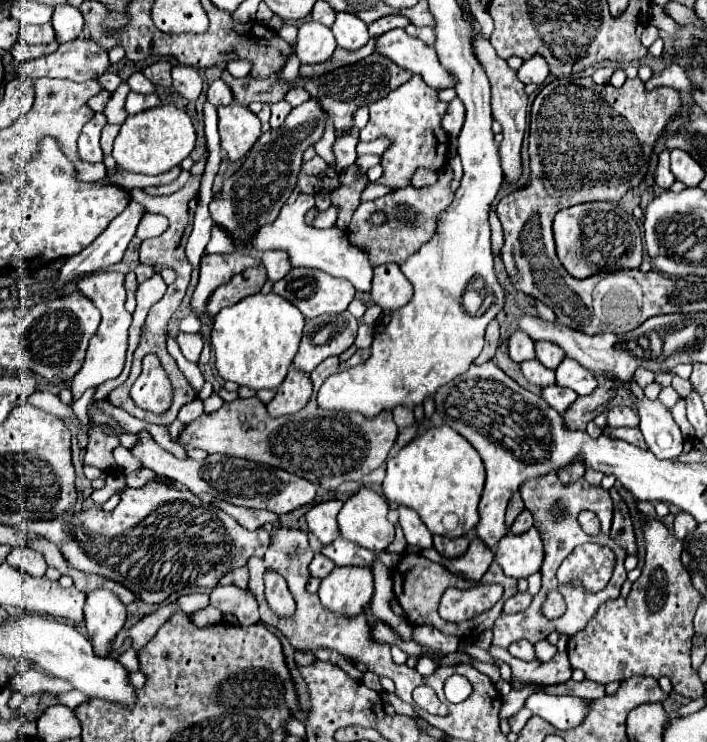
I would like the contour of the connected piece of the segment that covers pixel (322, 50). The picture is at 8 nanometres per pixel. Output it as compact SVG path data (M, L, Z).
M303 22L297 32L295 54L301 58L301 64L317 64L331 58L333 50L337 48L331 28L319 22Z

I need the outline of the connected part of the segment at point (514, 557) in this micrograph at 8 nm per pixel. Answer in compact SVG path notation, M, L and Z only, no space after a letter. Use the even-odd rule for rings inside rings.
M535 528L525 534L507 534L495 552L495 560L511 578L527 578L539 572L543 562L543 544Z

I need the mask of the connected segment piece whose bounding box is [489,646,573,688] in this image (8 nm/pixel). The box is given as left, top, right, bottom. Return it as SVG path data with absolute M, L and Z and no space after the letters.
M491 646L489 652L496 660L506 662L513 670L513 682L511 682L513 688L519 686L519 682L553 686L553 684L563 684L572 677L573 669L565 652L555 654L551 662L537 662L537 660L526 662L513 658L507 650L495 646Z

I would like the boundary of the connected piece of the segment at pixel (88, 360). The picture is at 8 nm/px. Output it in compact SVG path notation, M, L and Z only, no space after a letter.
M95 272L89 278L83 278L77 282L77 288L83 296L87 296L101 312L103 320L95 332L95 336L89 342L87 348L87 356L83 362L83 368L79 370L79 374L73 378L71 384L71 392L77 398L81 398L81 394L87 388L95 388L107 380L117 378L123 372L123 364L125 364L125 352L127 352L127 330L131 326L131 314L125 310L125 288L123 288L123 278L125 274L121 272Z

